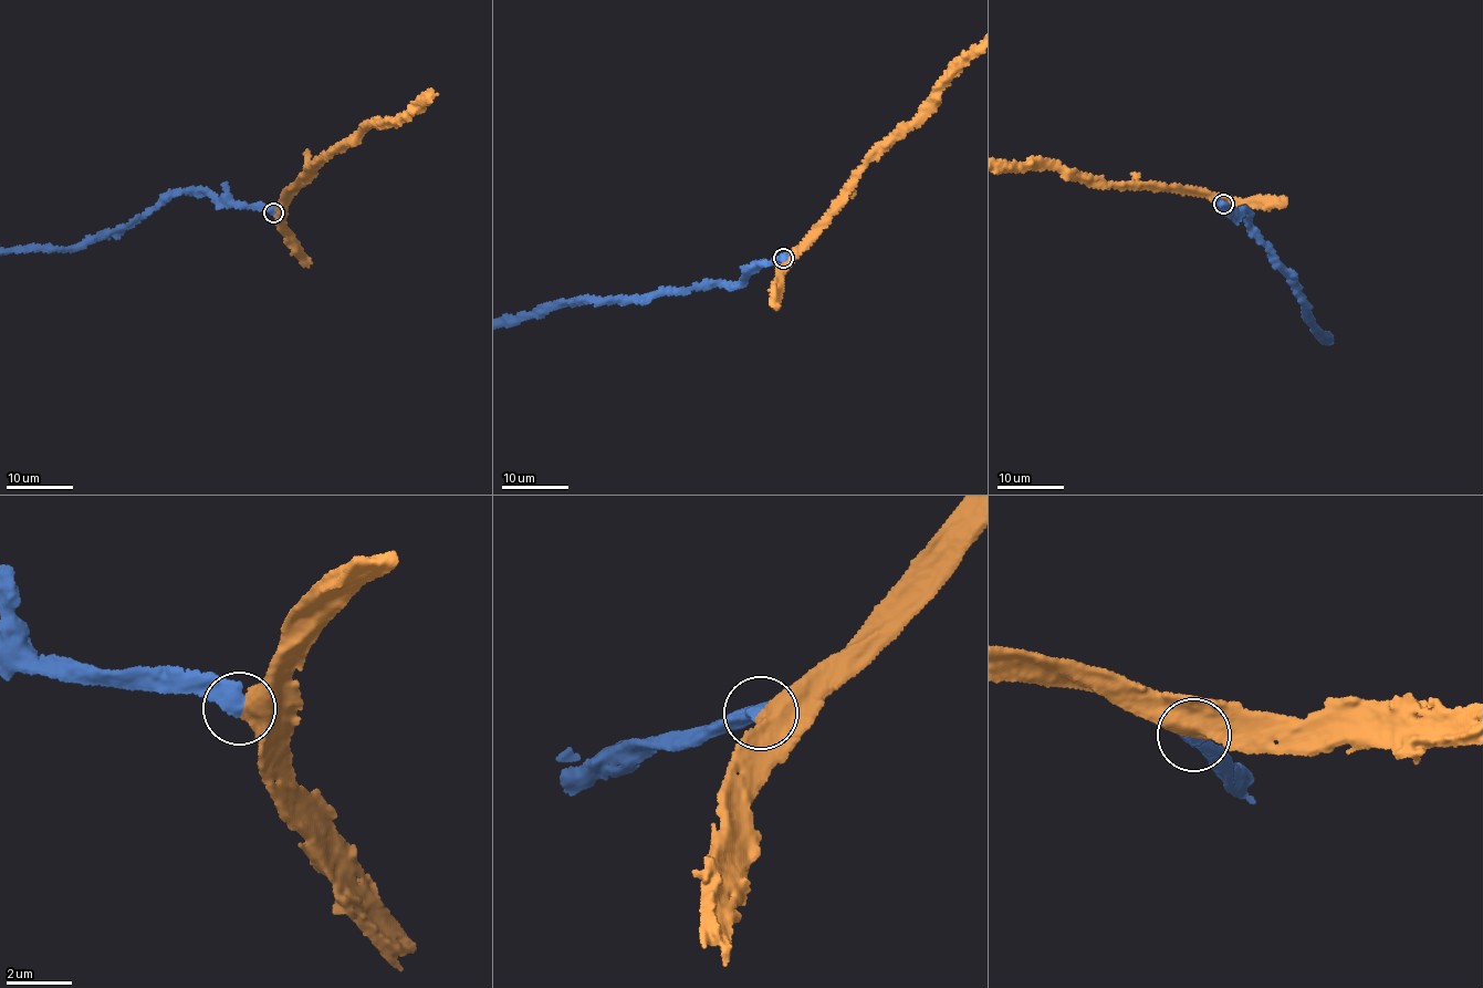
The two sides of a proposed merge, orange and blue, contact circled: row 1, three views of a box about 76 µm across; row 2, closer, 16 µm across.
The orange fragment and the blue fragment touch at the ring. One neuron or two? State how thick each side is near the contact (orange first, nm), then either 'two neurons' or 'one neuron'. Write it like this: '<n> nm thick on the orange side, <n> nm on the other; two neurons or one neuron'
650 nm thick on the orange side, 400 nm on the other; one neuron

